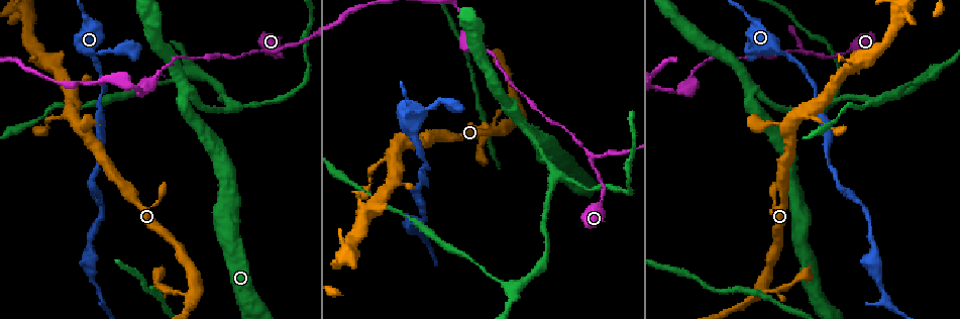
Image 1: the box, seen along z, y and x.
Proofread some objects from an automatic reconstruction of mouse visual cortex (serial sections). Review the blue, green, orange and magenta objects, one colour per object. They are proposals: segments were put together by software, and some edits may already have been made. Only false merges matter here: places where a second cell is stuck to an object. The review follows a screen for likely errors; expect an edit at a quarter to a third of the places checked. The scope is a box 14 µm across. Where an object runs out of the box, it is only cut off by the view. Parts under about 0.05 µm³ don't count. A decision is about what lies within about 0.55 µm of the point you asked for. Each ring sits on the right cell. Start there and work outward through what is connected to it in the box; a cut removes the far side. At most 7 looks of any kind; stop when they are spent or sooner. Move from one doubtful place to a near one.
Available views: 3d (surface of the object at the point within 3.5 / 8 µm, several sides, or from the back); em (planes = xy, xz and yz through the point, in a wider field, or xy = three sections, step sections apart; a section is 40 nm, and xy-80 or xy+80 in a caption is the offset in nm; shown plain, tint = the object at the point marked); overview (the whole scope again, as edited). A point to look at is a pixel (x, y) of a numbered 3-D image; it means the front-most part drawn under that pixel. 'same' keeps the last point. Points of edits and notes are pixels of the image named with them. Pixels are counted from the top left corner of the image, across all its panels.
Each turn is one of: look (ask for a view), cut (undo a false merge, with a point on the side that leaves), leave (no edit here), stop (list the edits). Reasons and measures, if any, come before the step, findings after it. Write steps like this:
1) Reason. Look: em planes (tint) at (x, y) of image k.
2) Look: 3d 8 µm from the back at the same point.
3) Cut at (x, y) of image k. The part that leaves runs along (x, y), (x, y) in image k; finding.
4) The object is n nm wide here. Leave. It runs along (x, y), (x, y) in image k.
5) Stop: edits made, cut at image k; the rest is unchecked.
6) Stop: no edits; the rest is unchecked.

Sharp bend. Look: 3d 3.5 µm at (268, 53) of image 1.

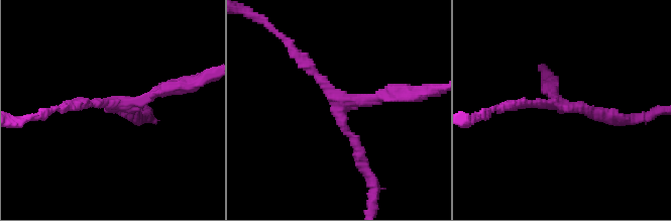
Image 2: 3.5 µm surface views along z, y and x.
3 arms meet here; the arms are 150, 150, 200 nm wide; now the EM. Look: em xy step 3 (tint) at (561, 107) of image 2.

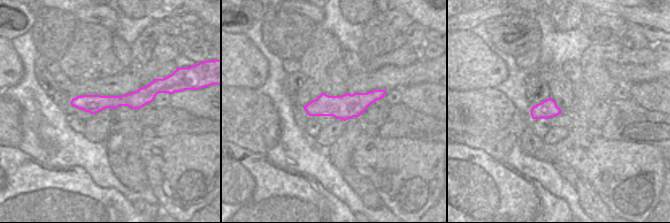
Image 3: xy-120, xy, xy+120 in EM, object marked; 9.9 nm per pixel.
Leave. It runs along (154, 88), (136, 100), (74, 103) in image 3; continuous, no second cell.

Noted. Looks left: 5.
Arms part here. Look: 3d 8 µm at (686, 86) of image 1.

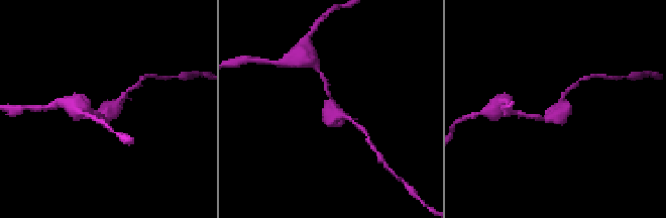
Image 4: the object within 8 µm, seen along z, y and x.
Closer look. Look: 3d 3.5 µm at (109, 113) of image 4.

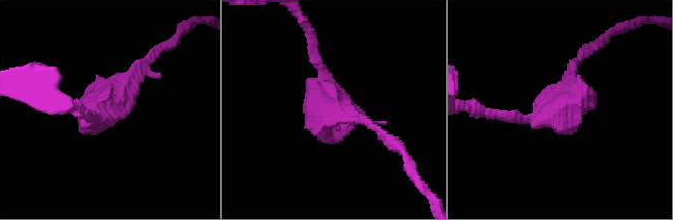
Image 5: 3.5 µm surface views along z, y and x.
Look: em xy step 2 (tint) at (555, 105) of image 5.

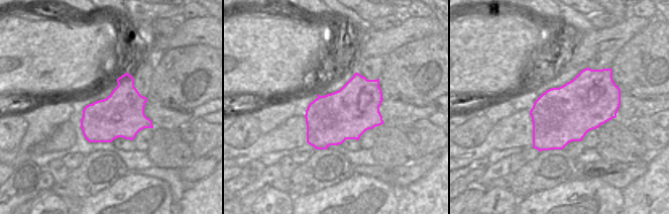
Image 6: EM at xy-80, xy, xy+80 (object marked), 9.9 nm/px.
Leave. It runs along (376, 130), (323, 97), (311, 47) in image 5; all the same cell.

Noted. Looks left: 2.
Abrupt turn. Look: 3d 8 µm at (752, 91) of image 1.

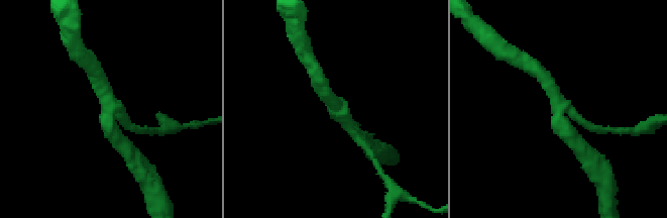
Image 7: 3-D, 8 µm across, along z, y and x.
3 arms meet here; the arms are 350, 450, 500 nm wide. Look: em planes (tint) at (561, 107) of image 7.

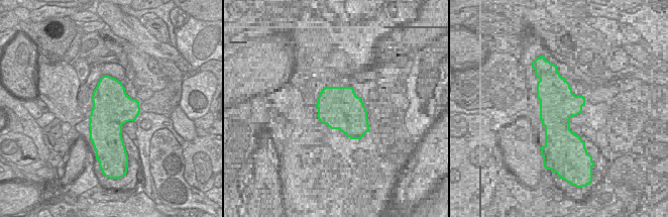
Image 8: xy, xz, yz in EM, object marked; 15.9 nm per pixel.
Leave. All the same cell.

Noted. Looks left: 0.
Stop: no edits; the rest is unchecked.

